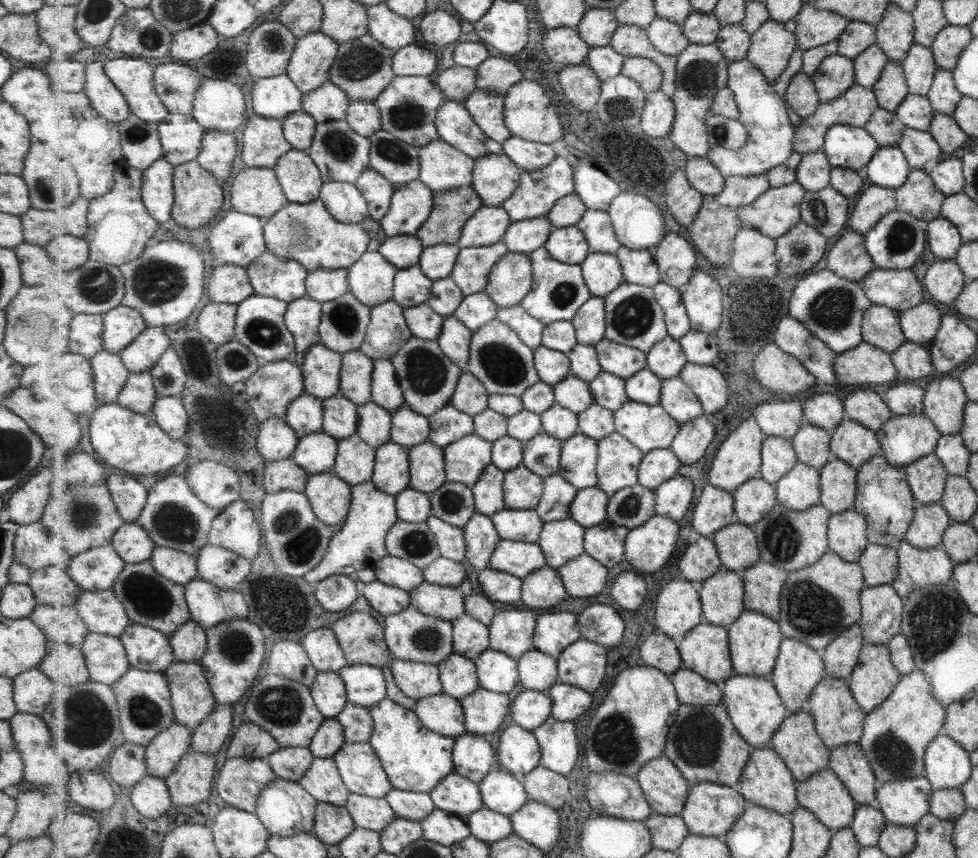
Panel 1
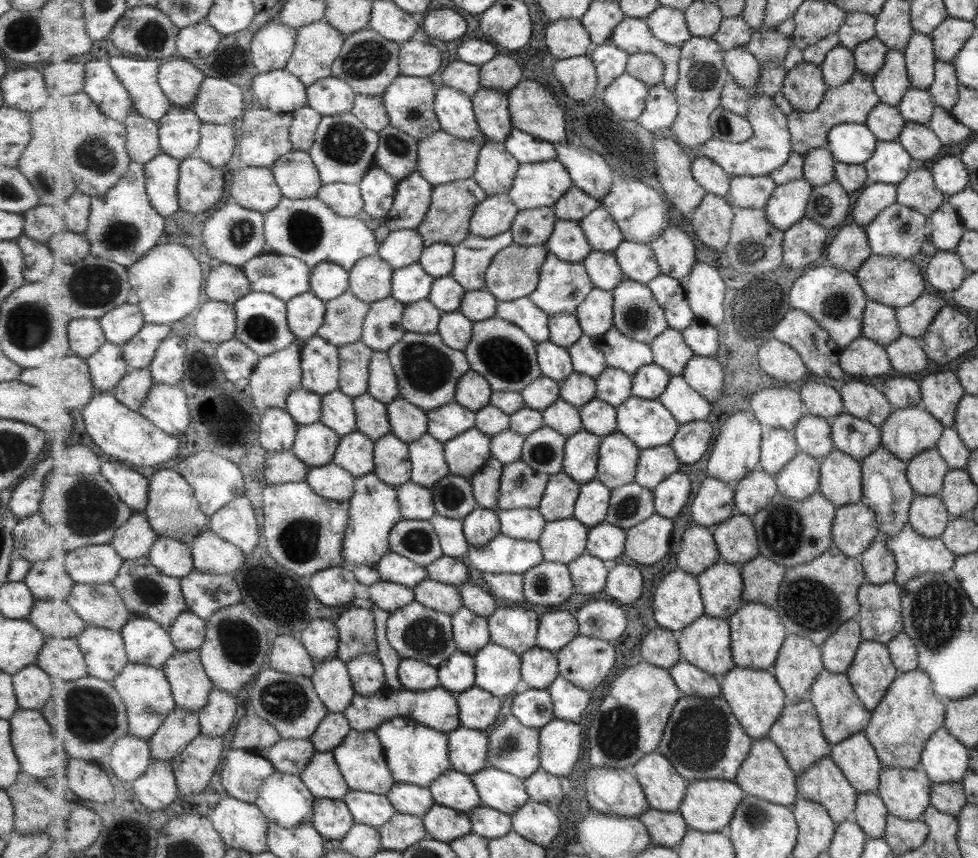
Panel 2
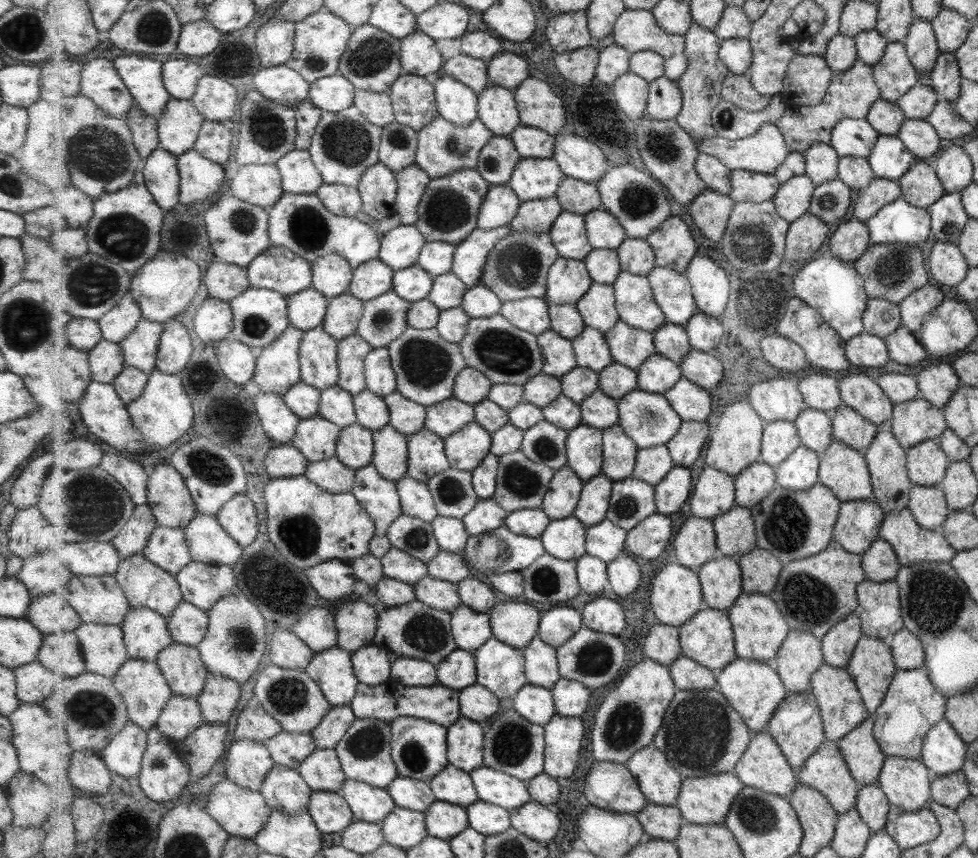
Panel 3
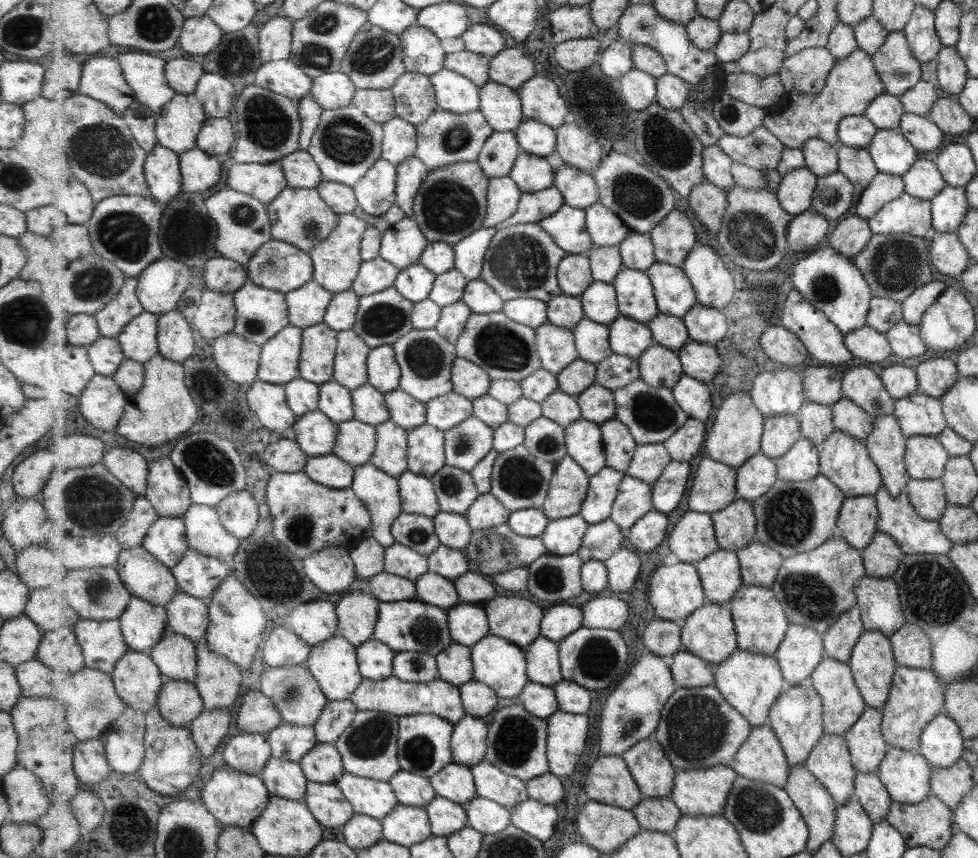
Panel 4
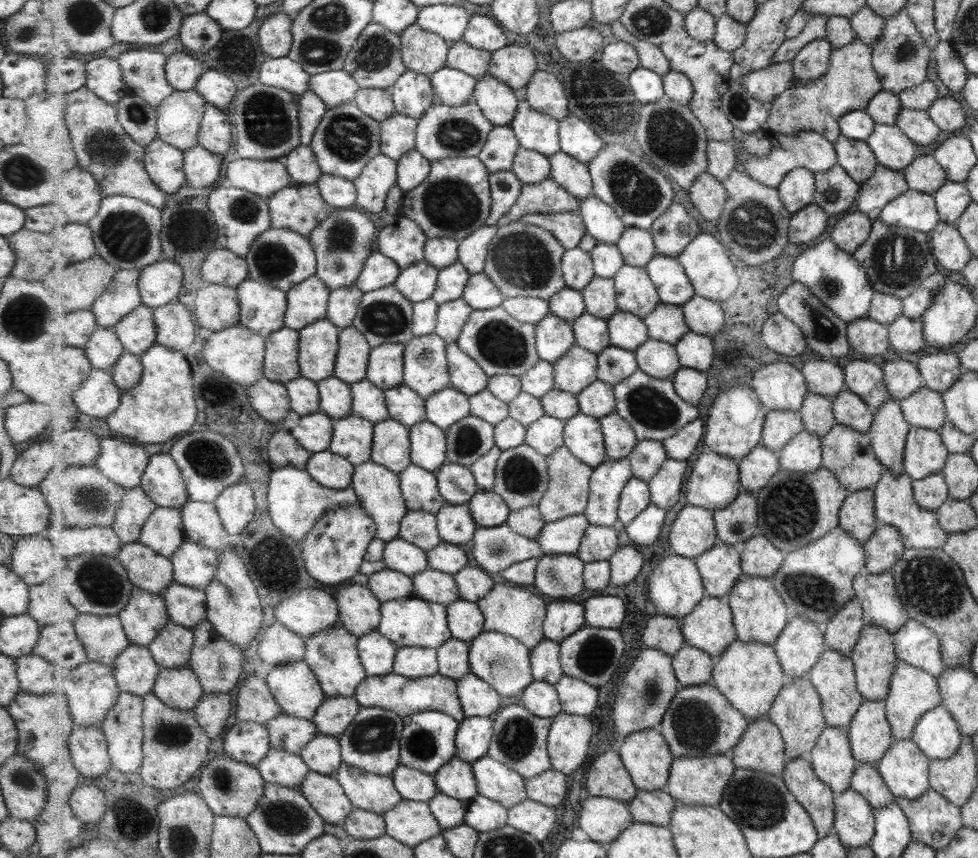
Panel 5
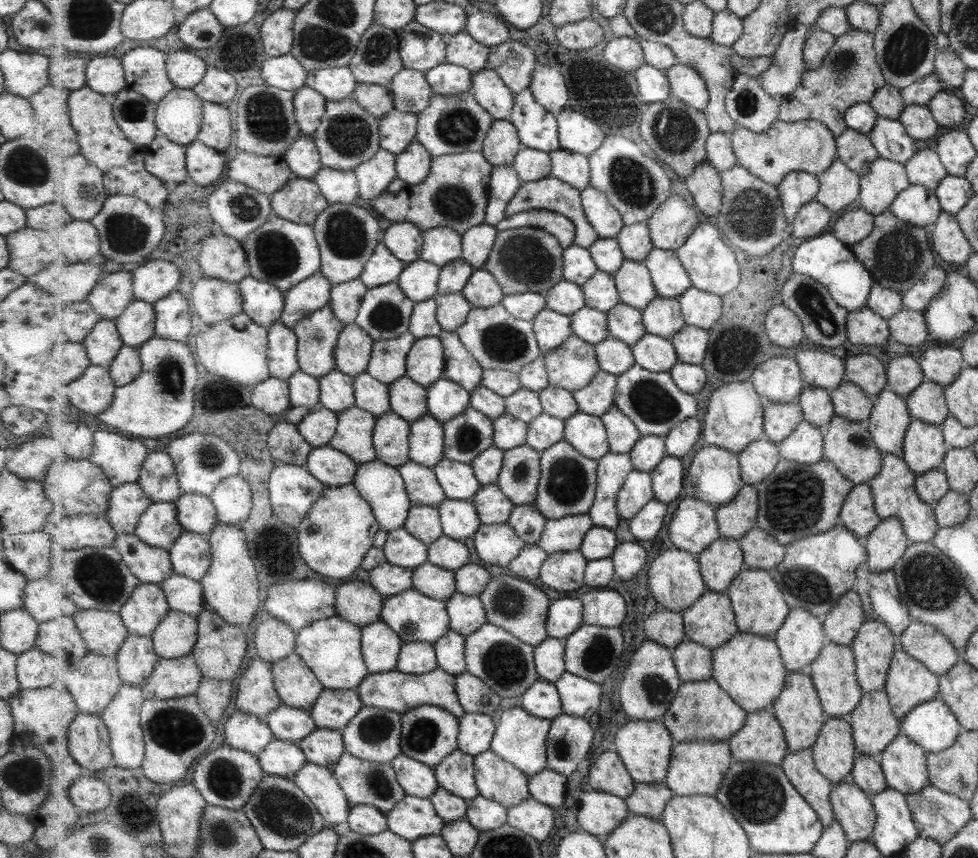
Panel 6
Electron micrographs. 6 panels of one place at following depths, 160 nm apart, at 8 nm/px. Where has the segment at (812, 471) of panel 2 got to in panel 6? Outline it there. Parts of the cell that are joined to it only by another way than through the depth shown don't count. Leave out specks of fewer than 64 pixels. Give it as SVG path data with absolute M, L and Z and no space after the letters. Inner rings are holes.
M805 420L789 438L779 443L781 457L801 464L815 465L825 457L824 437L821 428Z

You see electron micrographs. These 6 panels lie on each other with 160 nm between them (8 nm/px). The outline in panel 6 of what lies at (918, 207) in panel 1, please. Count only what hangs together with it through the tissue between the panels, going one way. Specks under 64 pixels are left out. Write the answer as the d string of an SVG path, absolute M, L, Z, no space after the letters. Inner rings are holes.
M934 149L915 150L908 161L903 163L907 170L908 183L934 189L946 175L944 166Z

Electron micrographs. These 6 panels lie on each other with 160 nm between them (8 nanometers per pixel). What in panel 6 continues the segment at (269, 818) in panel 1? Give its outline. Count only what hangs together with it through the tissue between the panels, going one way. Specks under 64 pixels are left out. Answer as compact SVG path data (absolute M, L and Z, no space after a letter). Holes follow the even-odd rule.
M275 737L261 753L261 766L268 774L293 779L308 763L308 757L297 743Z

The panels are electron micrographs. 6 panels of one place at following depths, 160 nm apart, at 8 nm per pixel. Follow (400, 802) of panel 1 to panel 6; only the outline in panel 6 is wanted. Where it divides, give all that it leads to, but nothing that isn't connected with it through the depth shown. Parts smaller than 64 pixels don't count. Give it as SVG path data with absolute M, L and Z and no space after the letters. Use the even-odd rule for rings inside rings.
M403 752L390 765L396 770L401 786L411 796L431 798L441 787L434 767Z

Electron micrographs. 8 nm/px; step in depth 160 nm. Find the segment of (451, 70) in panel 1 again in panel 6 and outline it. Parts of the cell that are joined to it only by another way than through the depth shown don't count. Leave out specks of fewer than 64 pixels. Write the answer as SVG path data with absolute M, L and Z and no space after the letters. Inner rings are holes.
M465 30L448 38L448 57L446 63L463 66L472 72L488 66L490 48L477 42L472 34Z

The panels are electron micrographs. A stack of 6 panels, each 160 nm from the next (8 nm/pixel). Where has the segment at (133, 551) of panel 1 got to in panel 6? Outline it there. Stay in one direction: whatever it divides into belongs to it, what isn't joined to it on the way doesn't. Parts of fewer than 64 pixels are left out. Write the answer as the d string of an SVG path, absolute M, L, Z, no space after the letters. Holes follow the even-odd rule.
M139 483L115 486L110 497L107 517L116 534L119 536L136 533L141 516L152 502Z

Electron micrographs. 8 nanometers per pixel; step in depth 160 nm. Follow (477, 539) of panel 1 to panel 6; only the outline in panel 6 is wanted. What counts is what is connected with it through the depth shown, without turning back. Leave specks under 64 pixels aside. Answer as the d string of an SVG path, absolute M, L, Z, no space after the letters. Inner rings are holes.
M498 483L482 485L480 492L471 501L476 506L480 519L487 525L508 523L515 508L512 499L501 490Z

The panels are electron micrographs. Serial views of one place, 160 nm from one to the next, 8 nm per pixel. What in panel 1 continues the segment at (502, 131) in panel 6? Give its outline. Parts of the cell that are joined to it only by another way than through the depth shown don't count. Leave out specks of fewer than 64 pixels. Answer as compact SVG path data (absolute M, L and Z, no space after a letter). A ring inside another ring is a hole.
M488 154L476 159L472 187L487 206L502 206L520 185L522 169L510 156Z

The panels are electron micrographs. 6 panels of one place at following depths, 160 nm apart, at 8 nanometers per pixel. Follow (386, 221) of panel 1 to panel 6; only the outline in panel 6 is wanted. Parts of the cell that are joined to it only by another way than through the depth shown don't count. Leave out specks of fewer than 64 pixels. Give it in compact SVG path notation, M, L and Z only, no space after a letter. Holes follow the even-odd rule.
M415 140L405 152L397 155L396 171L405 184L421 184L432 172L432 154Z

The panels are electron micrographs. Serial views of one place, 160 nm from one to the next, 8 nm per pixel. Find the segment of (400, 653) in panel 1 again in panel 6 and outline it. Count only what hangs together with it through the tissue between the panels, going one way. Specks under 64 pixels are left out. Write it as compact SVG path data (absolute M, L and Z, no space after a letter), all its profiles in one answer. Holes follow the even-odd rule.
M415 588L388 597L384 602L381 619L397 631L403 642L425 641L435 643L450 631L450 616L446 601L431 598Z

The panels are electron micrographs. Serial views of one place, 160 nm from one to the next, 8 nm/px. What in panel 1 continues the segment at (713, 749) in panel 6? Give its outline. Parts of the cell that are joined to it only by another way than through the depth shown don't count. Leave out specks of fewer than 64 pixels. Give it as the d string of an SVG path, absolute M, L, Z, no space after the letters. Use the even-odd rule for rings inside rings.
M713 782L691 784L684 812L680 814L691 833L722 838L733 828L737 814L725 814L719 804L721 798L733 798L737 810L741 804L741 814L749 804L739 788Z

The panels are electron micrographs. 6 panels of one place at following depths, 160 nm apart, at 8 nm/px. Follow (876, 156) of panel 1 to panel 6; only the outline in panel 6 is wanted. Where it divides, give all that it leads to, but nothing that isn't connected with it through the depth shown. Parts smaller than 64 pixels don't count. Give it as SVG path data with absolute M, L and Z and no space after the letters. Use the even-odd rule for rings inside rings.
M878 116L867 135L881 158L904 163L915 151L914 139L907 136L904 125L898 119Z

